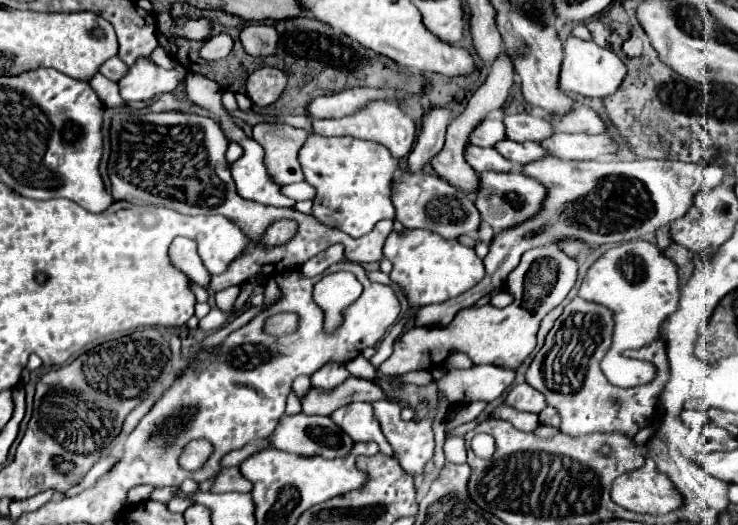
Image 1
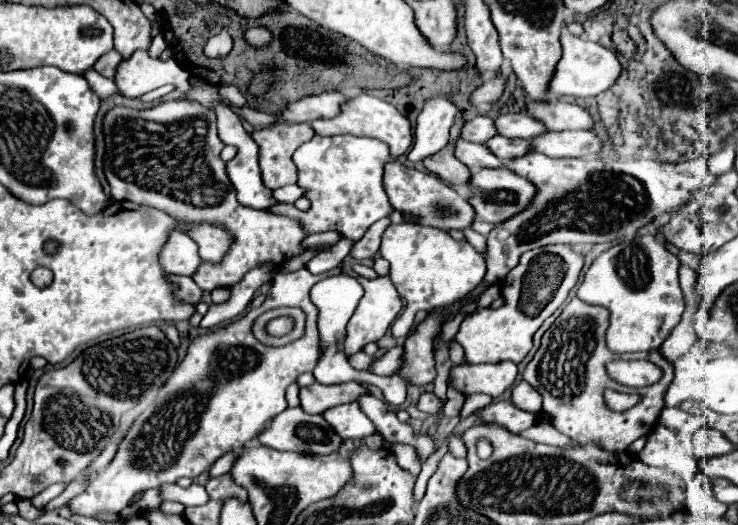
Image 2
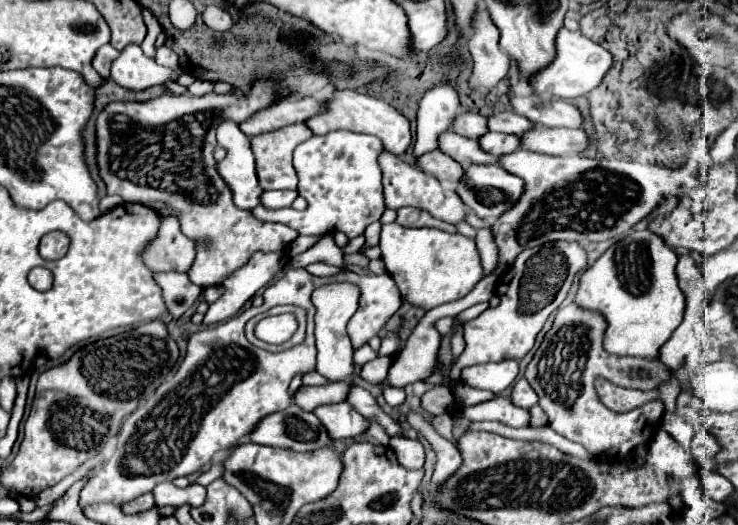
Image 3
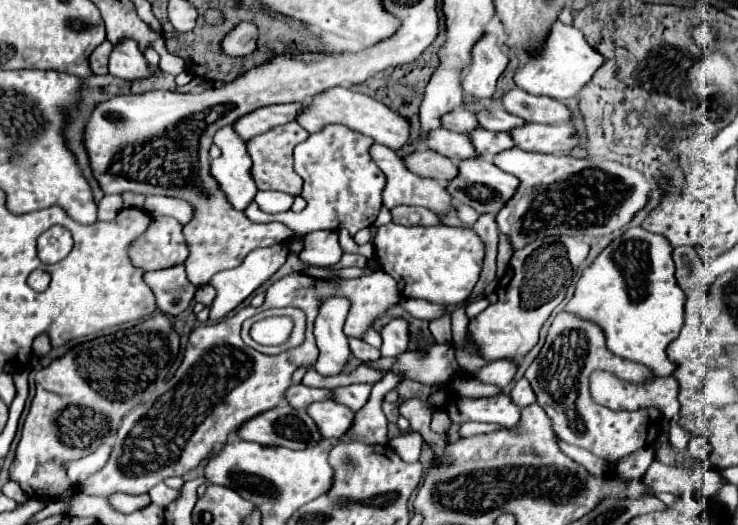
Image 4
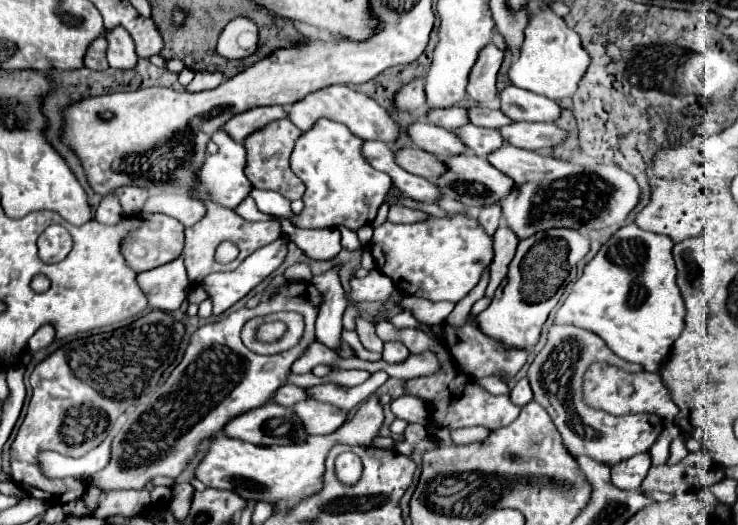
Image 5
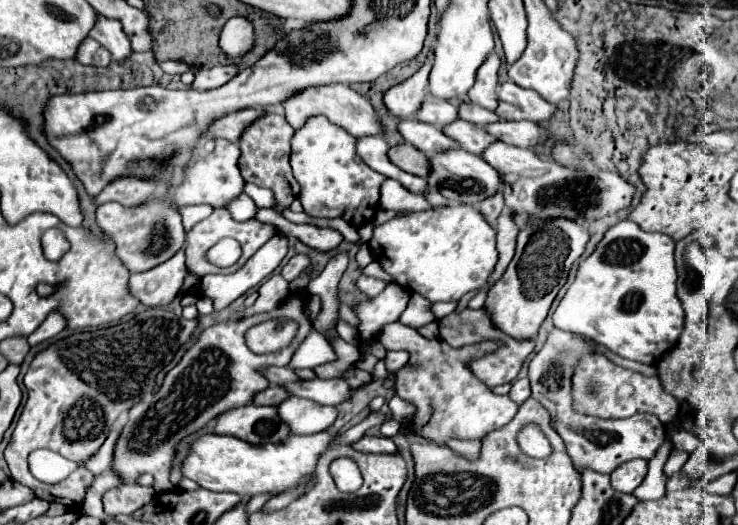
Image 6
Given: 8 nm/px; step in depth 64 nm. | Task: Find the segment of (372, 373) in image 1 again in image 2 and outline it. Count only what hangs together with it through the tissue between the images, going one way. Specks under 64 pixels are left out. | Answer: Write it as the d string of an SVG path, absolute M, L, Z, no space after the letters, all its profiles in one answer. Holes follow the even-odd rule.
M360 350L349 358L350 364L360 371L366 371L372 363L372 358L363 350Z

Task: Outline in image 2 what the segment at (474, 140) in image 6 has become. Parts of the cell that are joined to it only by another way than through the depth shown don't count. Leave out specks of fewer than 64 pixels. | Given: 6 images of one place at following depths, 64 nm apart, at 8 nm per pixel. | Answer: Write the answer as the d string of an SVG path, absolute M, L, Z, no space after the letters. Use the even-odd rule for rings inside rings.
M492 136L488 142L486 142L486 148L498 156L498 158L504 158L504 160L510 160L510 158L516 158L516 156L522 156L530 150L530 142L528 140L508 140L504 136Z

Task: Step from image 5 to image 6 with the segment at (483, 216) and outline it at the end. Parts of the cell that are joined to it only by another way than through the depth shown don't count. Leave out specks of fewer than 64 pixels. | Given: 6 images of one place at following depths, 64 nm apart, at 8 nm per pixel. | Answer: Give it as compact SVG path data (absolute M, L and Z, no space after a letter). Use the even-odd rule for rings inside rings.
M500 190L494 196L480 202L480 212L490 220L490 224L496 224L496 218L500 216L502 208L504 208L504 198L502 198Z

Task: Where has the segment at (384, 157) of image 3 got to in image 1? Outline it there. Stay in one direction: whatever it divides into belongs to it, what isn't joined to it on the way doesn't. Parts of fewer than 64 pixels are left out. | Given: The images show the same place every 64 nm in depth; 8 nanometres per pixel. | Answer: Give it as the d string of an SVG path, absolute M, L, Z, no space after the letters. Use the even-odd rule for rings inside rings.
M398 168L392 178L392 204L396 208L396 218L406 228L426 228L438 232L444 238L458 238L460 234L472 234L478 230L480 214L474 202L470 202L462 190L454 188L436 174L408 172Z

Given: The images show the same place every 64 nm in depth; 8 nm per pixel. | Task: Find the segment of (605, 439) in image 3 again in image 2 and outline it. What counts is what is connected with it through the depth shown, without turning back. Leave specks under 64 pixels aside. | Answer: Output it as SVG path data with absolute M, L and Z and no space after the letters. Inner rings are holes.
M574 298L566 304L562 314L556 318L556 322L546 330L542 336L542 344L534 358L528 362L524 370L524 380L536 388L542 396L542 410L550 416L552 426L572 438L576 444L596 444L608 452L626 452L628 446L648 436L658 418L664 410L664 394L674 378L674 368L668 360L662 358L662 354L656 352L638 352L638 354L612 354L606 348L604 332L608 328L608 310L600 306L588 306L582 300ZM614 358L620 360L648 360L656 364L662 370L662 378L644 388L630 388L610 378L606 364ZM602 390L630 390L644 396L644 402L640 402L636 408L630 408L628 412L612 412L606 408Z

